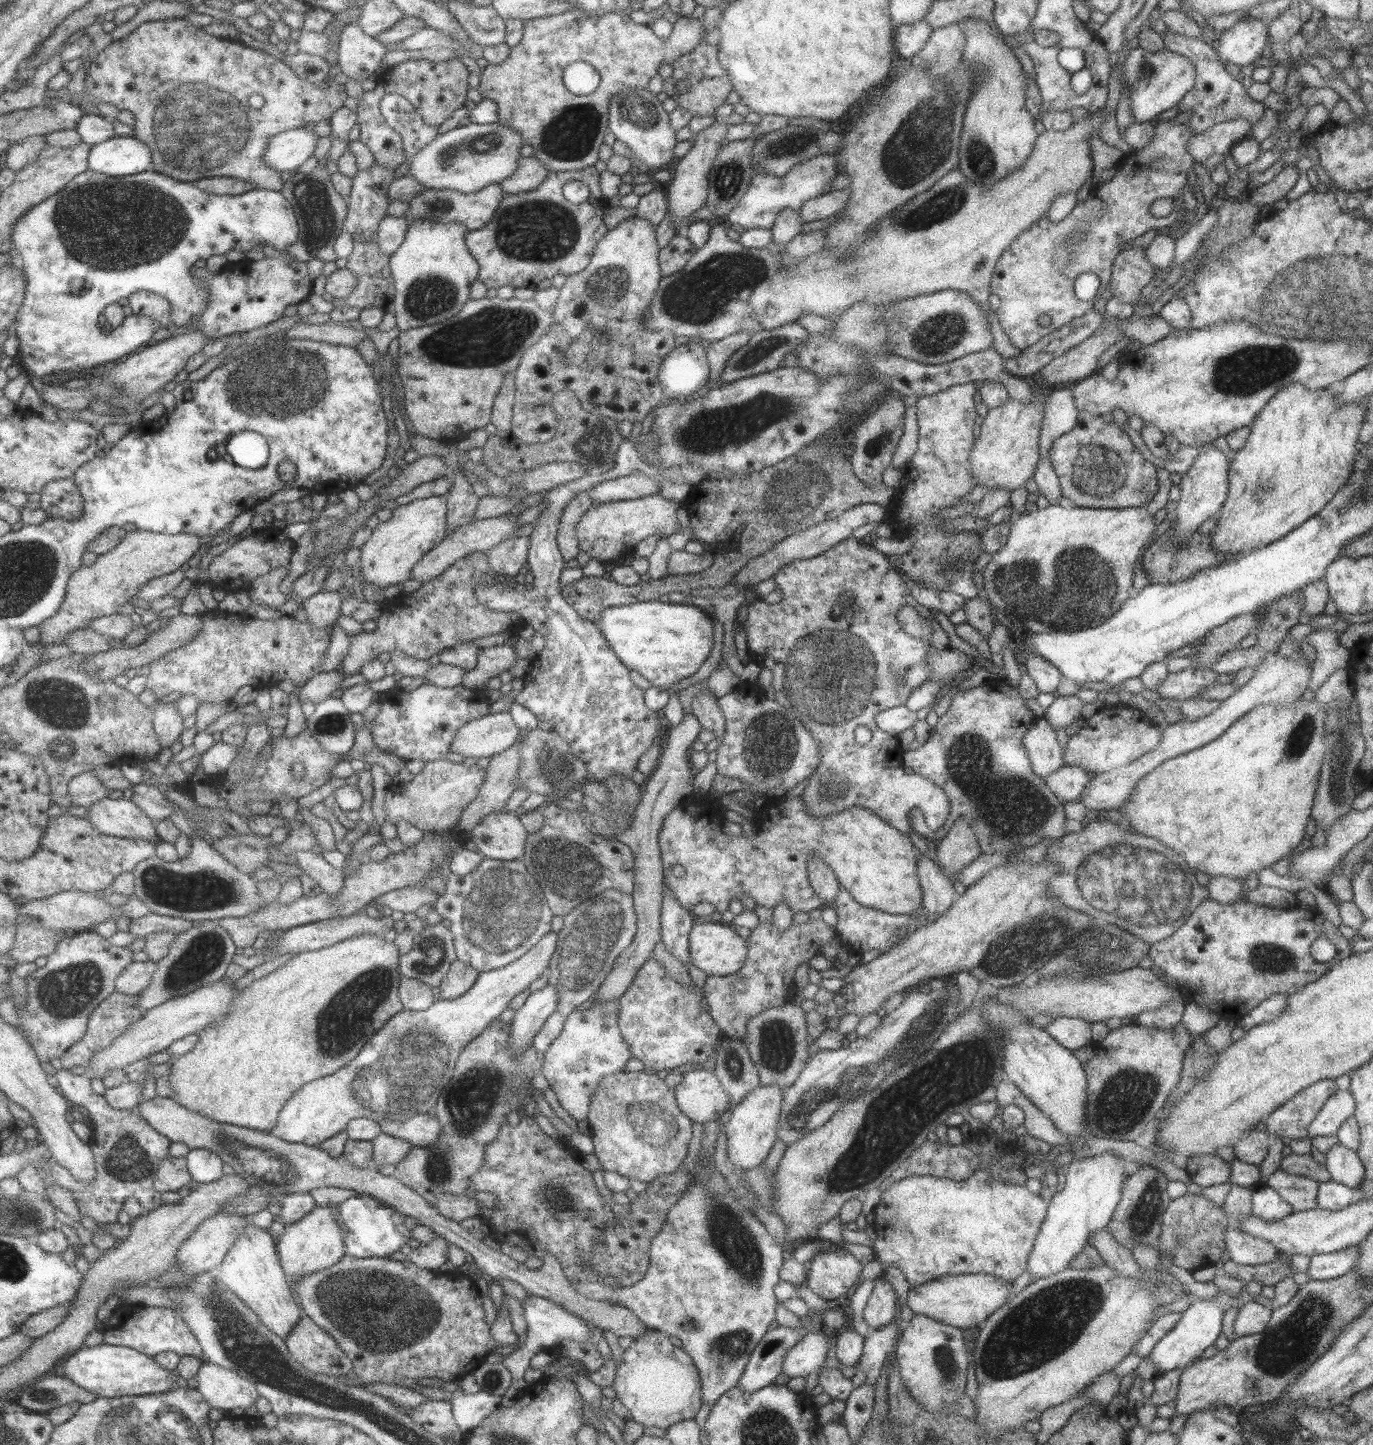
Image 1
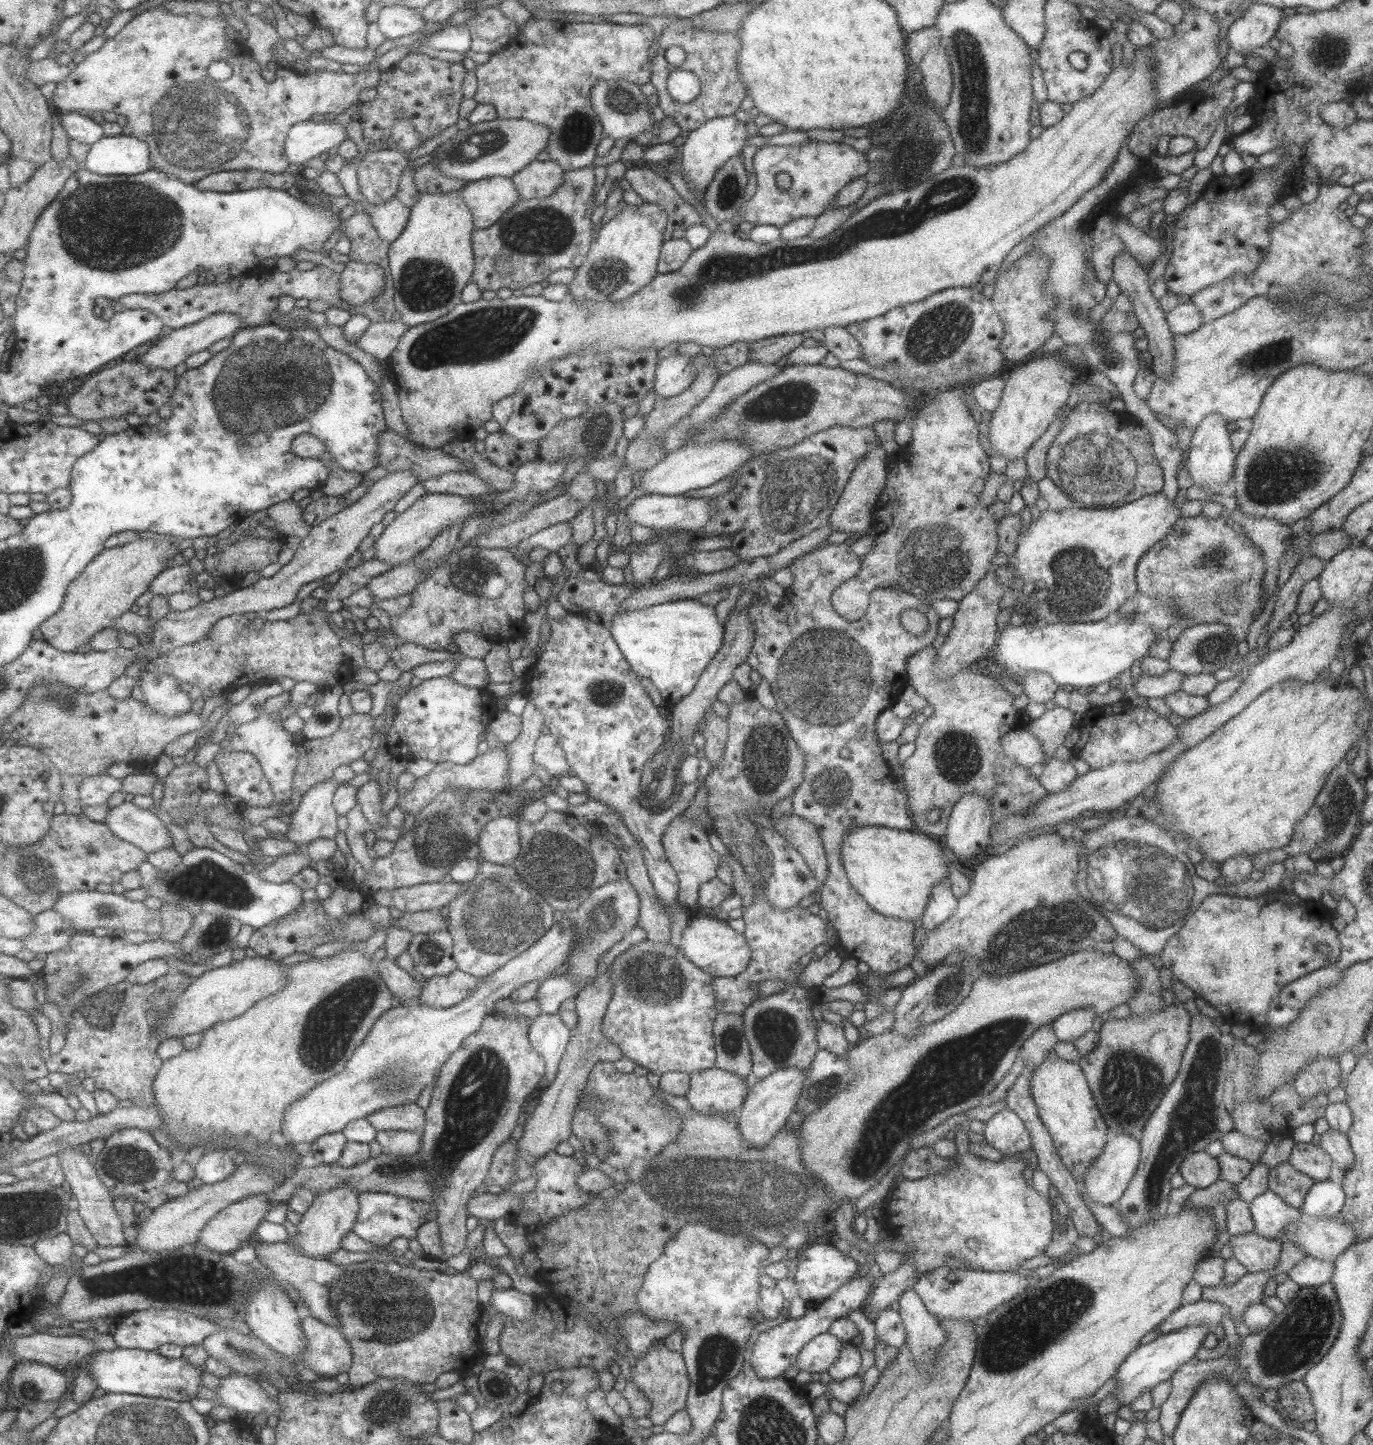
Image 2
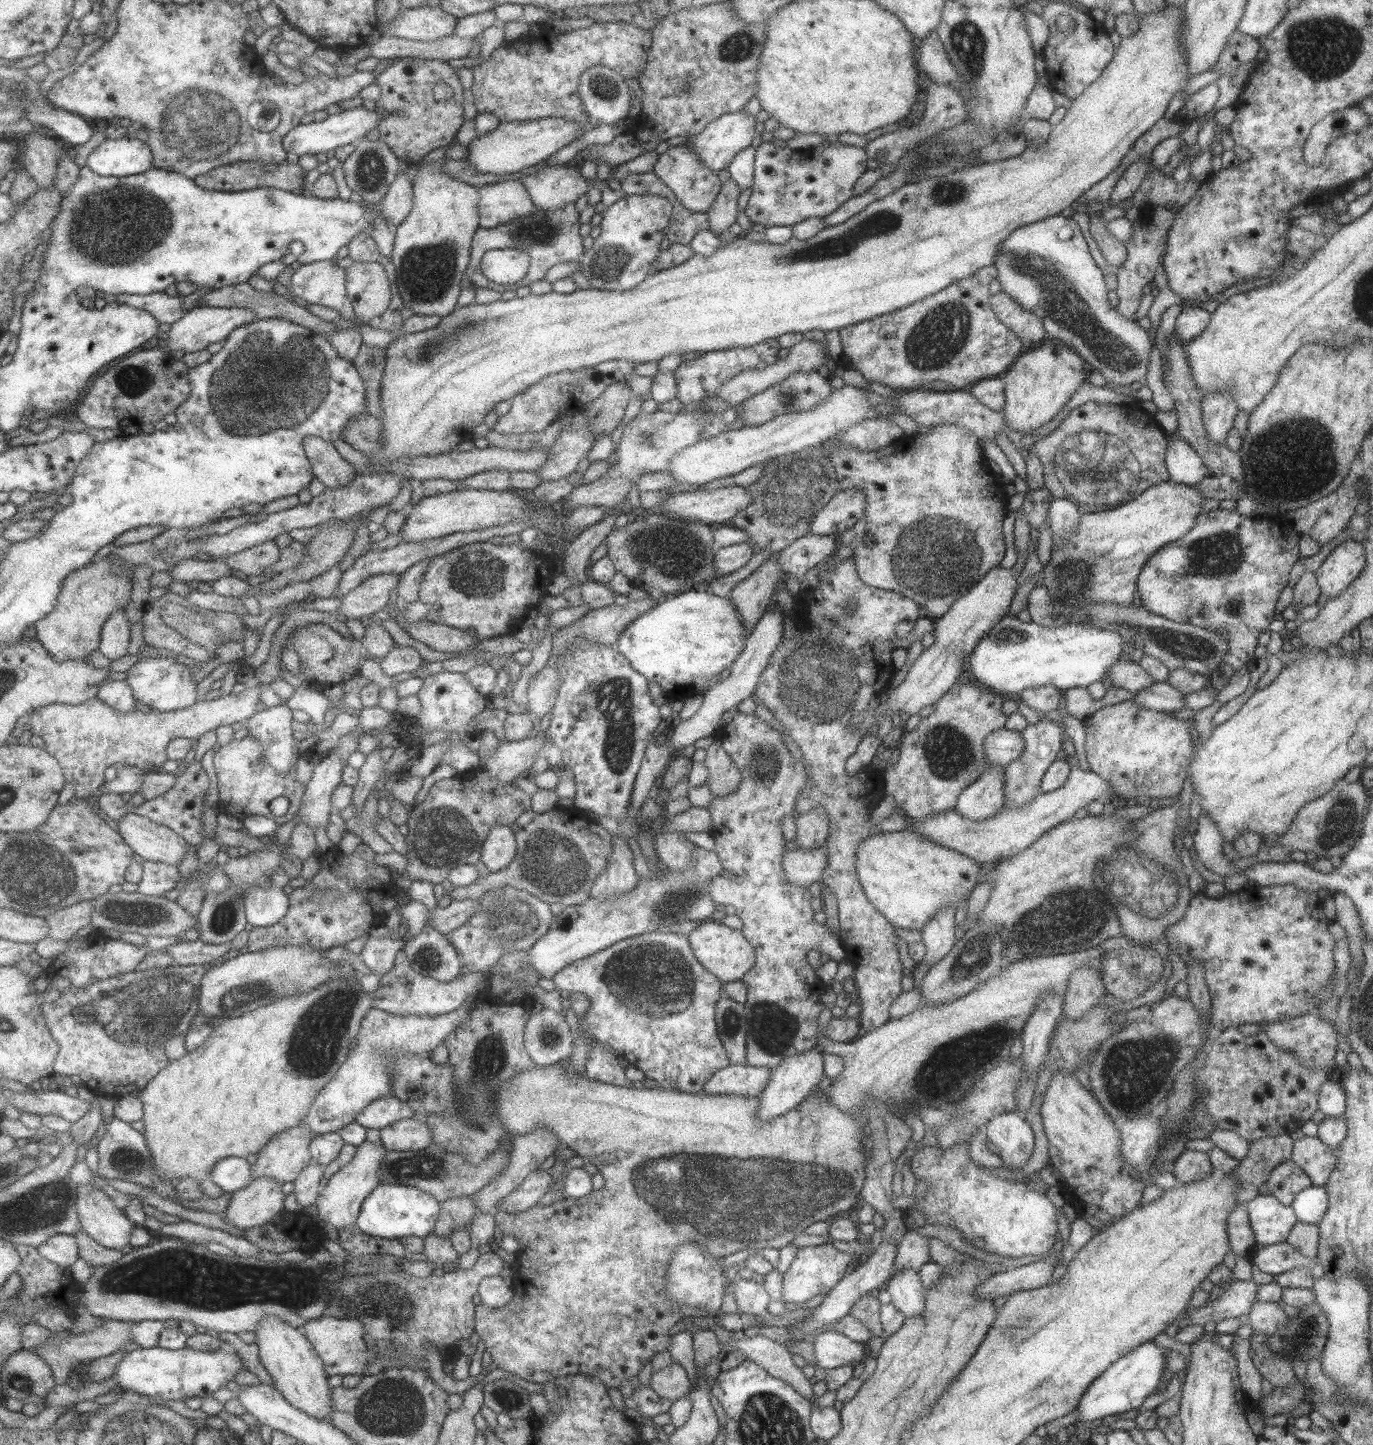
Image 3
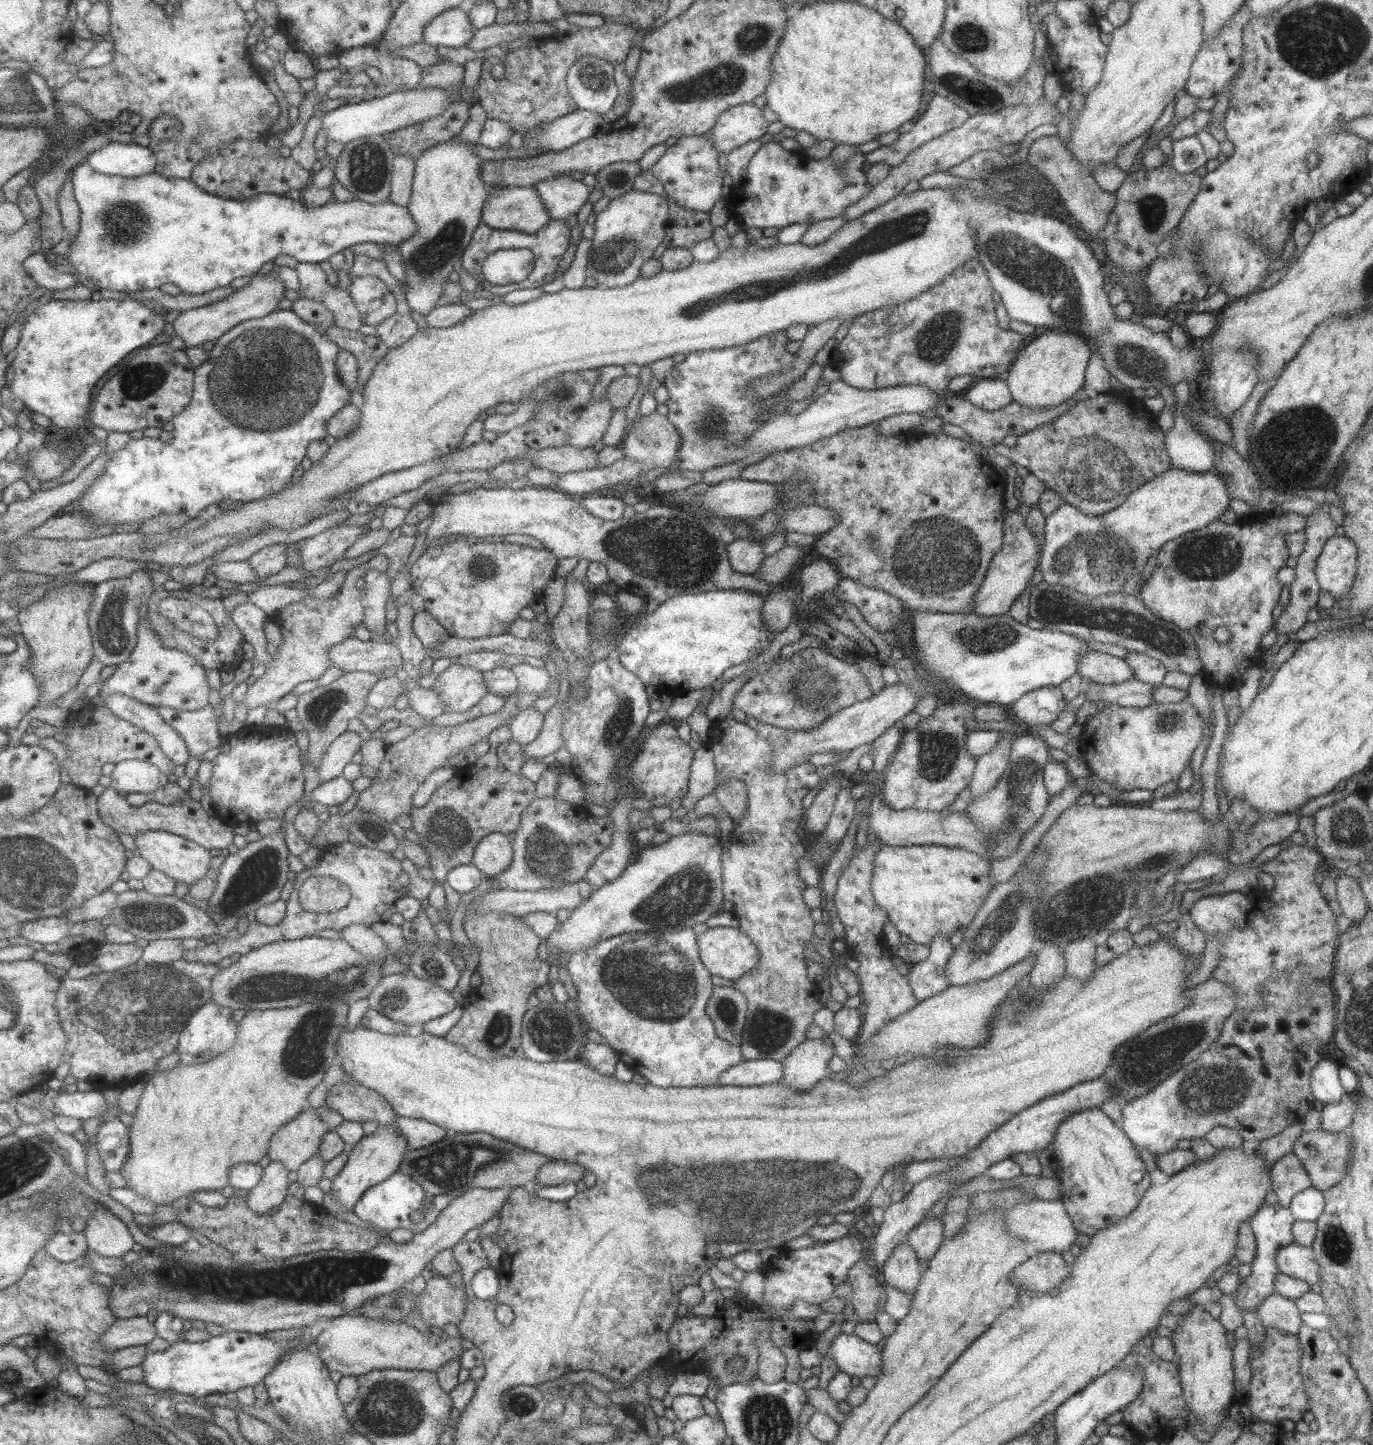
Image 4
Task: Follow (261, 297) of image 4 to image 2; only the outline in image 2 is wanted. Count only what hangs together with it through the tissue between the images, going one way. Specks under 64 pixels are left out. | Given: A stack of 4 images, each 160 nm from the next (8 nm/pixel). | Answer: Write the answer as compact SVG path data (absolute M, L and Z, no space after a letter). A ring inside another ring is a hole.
M218 312L216 315L199 320L198 323L172 329L172 332L161 339L156 346L152 346L140 358L140 361L149 368L175 369L177 364L186 363L192 355L211 348L215 342L219 342L222 338L230 338L243 324L244 320L237 313Z

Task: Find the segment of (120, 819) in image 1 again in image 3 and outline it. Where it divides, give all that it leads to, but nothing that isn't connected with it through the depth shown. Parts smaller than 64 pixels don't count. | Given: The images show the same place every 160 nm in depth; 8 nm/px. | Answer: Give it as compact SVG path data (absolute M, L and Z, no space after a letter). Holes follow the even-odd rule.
M128 814L118 823L119 832L134 849L138 859L155 860L165 864L180 864L188 857L192 845L173 829L139 816Z

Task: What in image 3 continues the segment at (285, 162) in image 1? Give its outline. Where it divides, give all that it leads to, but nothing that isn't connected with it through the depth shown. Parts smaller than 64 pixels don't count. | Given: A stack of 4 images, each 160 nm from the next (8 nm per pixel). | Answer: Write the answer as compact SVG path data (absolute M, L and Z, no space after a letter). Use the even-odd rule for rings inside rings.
M362 105L355 108L342 110L339 113L328 115L321 122L311 121L309 124L294 126L282 138L282 147L286 152L295 154L311 153L318 157L325 157L333 149L355 143L357 139L365 137L365 133L376 129L376 124L383 118L375 109L365 110Z

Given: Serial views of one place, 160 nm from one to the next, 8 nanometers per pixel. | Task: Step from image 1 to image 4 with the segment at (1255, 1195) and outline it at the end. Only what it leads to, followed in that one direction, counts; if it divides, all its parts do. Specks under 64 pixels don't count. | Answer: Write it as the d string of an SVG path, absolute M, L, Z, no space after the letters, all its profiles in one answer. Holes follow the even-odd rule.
M1263 1204L1259 1207L1259 1211L1255 1212L1255 1215L1248 1220L1254 1235L1256 1248L1255 1256L1251 1261L1250 1274L1243 1278L1243 1281L1238 1285L1238 1289L1234 1294L1231 1294L1239 1313L1243 1310L1259 1309L1259 1305L1273 1292L1274 1278L1280 1273L1275 1262L1275 1255L1277 1255L1279 1249L1293 1243L1291 1225L1295 1222L1294 1219L1288 1207L1281 1207L1279 1204L1273 1206Z

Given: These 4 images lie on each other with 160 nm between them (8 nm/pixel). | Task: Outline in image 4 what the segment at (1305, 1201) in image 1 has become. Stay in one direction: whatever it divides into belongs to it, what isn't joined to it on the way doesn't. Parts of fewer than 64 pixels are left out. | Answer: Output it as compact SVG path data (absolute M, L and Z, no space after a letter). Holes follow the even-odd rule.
M1291 1152L1275 1161L1269 1172L1270 1190L1277 1195L1281 1207L1289 1207L1295 1194L1311 1187L1309 1176L1300 1160Z

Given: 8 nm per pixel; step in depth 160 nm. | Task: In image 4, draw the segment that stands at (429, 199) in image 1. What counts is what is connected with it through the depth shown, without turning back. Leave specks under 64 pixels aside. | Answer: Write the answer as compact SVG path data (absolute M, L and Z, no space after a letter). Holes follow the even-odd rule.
M534 186L489 189L481 212L480 221L486 226L527 235L539 231L550 222Z

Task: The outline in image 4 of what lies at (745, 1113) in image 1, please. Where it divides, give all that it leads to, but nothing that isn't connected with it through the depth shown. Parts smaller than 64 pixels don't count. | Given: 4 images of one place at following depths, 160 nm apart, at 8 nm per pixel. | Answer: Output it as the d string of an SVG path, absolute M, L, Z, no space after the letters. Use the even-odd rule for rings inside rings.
M827 1036L822 1039L806 1038L782 1061L784 1073L779 1083L794 1091L813 1088L816 1082L826 1078L827 1062L833 1055L833 1044Z

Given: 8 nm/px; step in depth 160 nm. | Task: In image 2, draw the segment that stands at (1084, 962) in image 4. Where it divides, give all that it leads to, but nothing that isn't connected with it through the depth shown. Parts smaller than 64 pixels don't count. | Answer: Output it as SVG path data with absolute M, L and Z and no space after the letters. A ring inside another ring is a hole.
M1089 1007L1074 1008L1057 1015L1051 1023L1056 1039L1072 1043L1076 1038L1091 1030L1095 1016L1095 1011Z

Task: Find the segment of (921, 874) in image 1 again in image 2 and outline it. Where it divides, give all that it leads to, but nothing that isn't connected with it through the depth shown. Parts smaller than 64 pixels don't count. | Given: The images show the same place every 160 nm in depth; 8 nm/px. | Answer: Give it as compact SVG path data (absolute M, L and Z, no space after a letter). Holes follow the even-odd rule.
M944 878L932 889L924 913L921 916L925 933L935 930L944 920L947 920L955 912L958 899L953 896L949 888L949 881Z

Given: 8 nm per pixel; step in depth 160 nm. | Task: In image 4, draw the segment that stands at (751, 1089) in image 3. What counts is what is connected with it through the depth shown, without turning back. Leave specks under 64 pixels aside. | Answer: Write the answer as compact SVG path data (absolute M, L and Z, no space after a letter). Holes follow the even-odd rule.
M772 1058L741 1060L724 1070L718 1078L721 1086L761 1086L779 1082L783 1076L782 1061Z

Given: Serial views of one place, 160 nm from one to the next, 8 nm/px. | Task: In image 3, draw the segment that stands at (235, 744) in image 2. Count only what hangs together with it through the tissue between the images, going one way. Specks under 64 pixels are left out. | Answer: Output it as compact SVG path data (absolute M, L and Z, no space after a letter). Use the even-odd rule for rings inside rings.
M284 704L263 708L243 723L247 736L255 738L263 747L265 760L275 774L289 774L301 755L291 723L291 710Z

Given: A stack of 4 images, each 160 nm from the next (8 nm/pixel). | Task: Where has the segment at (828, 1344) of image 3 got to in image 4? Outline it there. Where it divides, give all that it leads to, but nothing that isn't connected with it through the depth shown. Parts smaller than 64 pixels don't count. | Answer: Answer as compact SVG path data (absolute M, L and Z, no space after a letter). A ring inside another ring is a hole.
M839 1333L831 1341L829 1354L833 1357L839 1371L863 1378L879 1376L882 1369L881 1346L869 1344L856 1334Z

